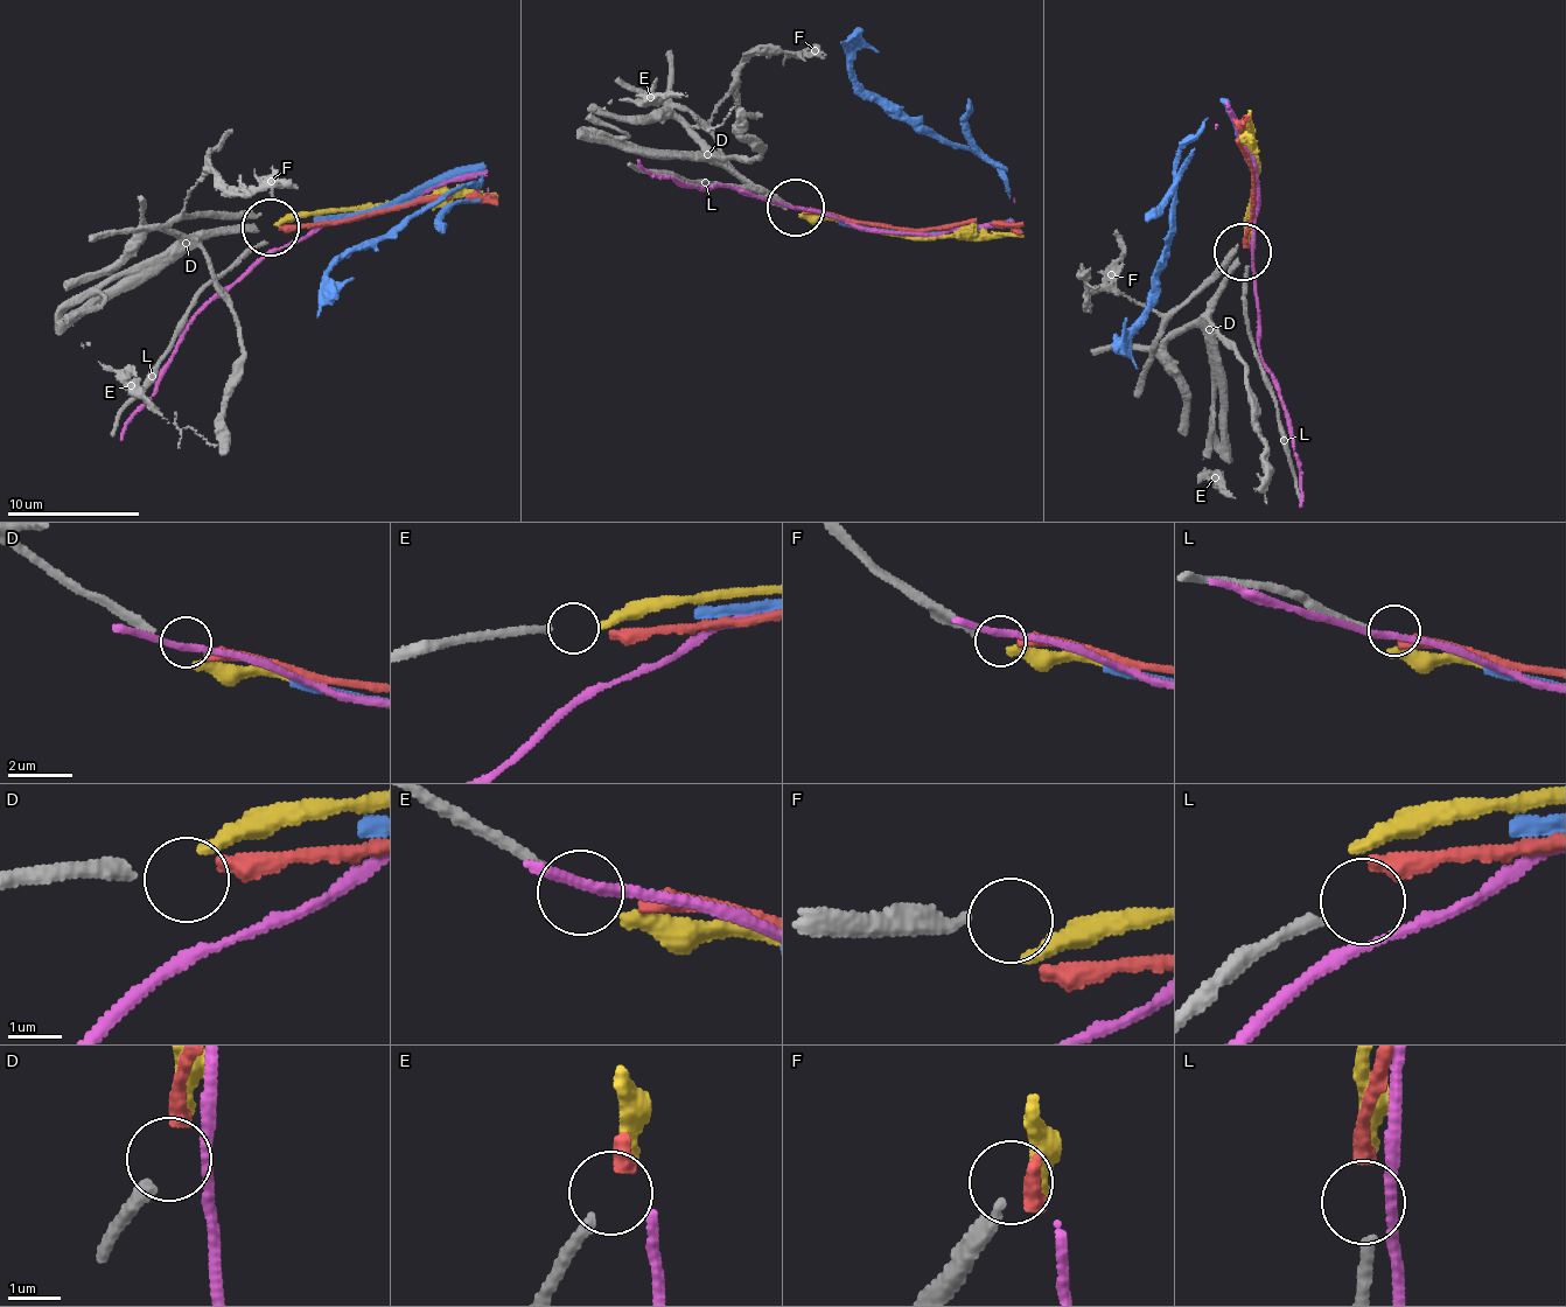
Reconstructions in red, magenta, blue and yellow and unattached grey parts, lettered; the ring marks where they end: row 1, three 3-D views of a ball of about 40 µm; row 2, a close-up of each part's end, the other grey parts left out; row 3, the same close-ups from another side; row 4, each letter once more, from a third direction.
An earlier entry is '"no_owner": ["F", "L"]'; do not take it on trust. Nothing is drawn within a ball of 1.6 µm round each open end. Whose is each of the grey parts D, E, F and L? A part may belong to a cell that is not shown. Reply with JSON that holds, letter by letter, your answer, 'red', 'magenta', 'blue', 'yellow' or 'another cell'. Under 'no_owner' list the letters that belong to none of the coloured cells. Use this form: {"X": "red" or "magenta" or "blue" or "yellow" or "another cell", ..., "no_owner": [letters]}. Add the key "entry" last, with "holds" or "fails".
{"D": "red", "E": "yellow", "F": "another cell", "L": "another cell", "no_owner": ["F", "L"], "entry": "holds"}

